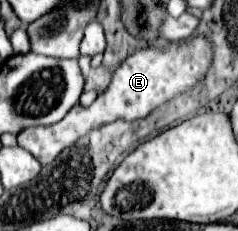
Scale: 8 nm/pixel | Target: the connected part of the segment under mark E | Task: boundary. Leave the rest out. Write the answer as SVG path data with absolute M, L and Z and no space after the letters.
M192 38L188 44L182 46L172 44L168 50L158 50L156 46L138 50L122 62L122 66L114 72L110 86L92 102L90 108L82 108L80 104L76 104L58 124L46 128L38 126L38 128L22 130L18 136L18 146L28 150L42 166L46 166L64 148L72 146L78 138L82 138L92 128L98 128L100 124L108 124L120 118L122 120L144 118L154 108L174 98L178 92L192 88L192 84L204 78L210 60L212 60L212 48L204 38Z

